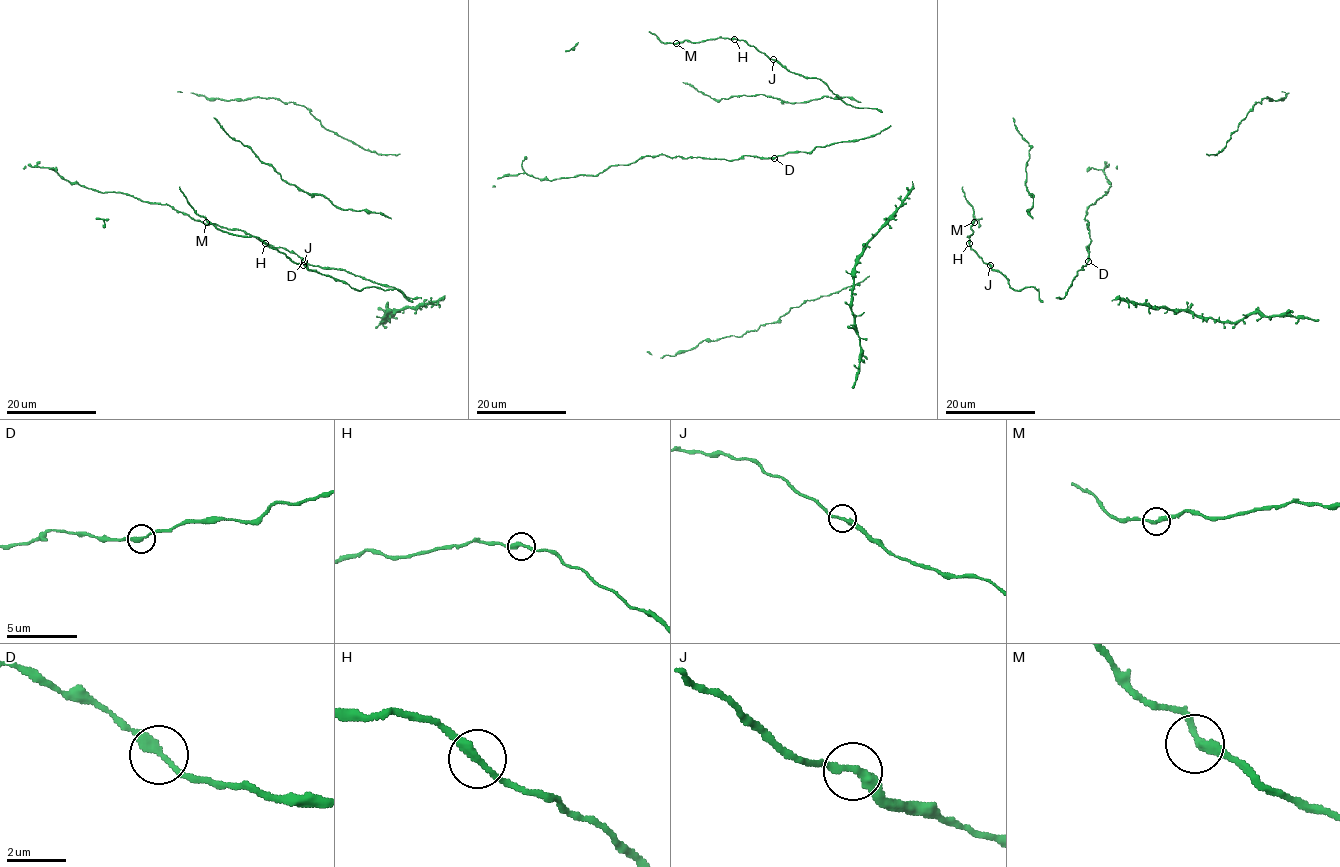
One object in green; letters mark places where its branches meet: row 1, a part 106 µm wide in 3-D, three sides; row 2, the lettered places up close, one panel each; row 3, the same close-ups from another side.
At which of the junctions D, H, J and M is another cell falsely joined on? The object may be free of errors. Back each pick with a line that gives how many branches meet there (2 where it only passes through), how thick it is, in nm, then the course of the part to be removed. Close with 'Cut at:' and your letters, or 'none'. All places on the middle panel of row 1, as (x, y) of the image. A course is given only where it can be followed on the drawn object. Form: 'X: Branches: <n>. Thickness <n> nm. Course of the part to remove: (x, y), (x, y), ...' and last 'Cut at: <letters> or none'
Cut at: none

